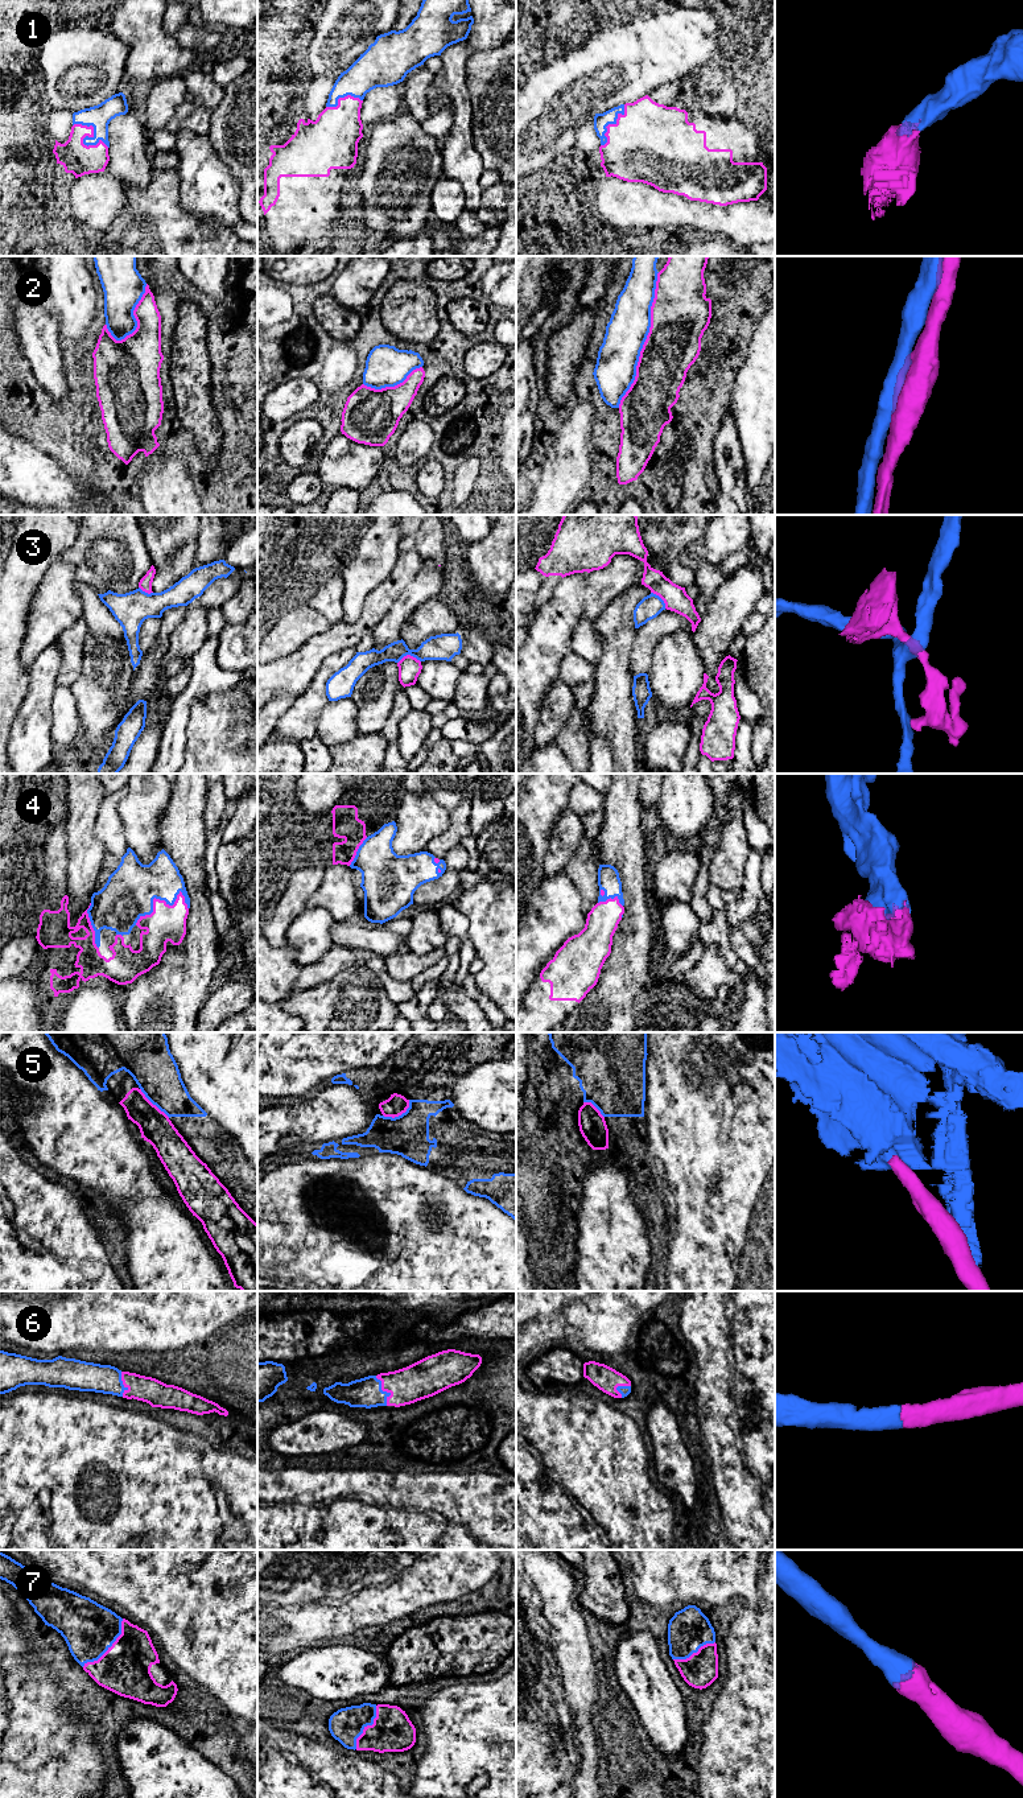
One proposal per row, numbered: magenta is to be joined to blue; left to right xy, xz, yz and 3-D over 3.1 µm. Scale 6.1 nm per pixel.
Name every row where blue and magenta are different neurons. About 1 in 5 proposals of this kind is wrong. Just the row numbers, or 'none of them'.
2, 3, 5

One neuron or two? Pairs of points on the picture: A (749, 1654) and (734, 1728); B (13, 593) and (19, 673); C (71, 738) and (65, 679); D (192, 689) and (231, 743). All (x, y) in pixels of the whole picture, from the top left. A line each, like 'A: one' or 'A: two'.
A: one
B: one
C: two
D: two

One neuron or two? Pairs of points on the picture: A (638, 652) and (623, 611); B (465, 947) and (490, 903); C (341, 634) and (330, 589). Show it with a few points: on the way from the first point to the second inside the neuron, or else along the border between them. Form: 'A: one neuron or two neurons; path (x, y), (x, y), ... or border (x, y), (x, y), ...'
A: two neurons; border (636, 629), (630, 669)
B: two neurons; border (457, 911), (467, 920), (467, 937), (475, 956)
C: two neurons; border (341, 621), (310, 638)

